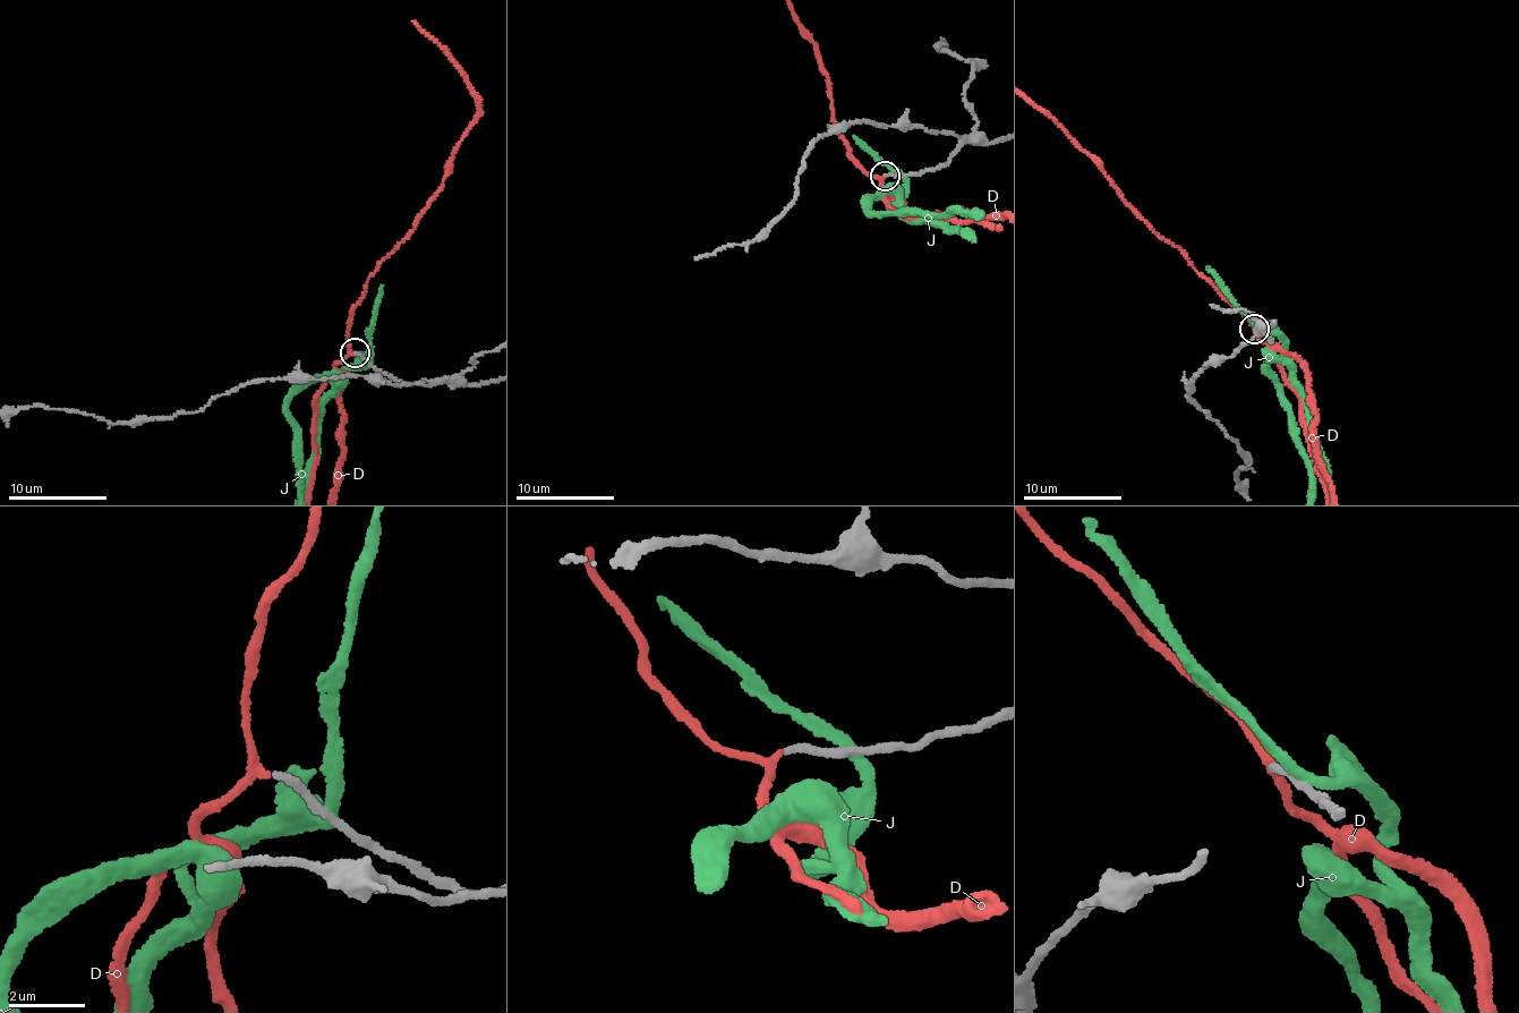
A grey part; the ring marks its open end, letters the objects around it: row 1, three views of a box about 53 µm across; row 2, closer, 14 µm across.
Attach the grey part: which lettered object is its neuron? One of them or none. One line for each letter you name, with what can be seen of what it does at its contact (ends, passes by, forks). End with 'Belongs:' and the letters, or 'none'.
D: it passes by
Belongs: D

